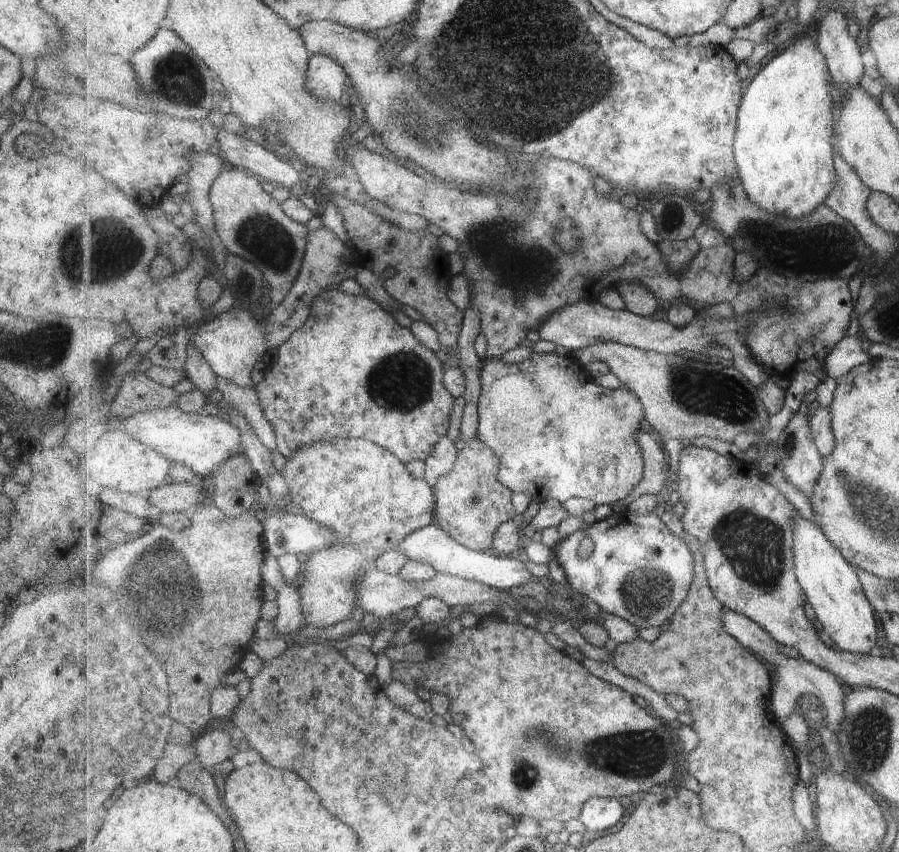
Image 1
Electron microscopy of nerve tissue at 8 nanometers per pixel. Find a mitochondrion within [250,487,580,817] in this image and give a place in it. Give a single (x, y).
(427, 797)

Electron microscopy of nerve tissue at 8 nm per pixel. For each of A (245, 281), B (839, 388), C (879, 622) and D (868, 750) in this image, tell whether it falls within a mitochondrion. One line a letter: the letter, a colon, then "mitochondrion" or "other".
A: mitochondrion
B: other
C: other
D: mitochondrion

